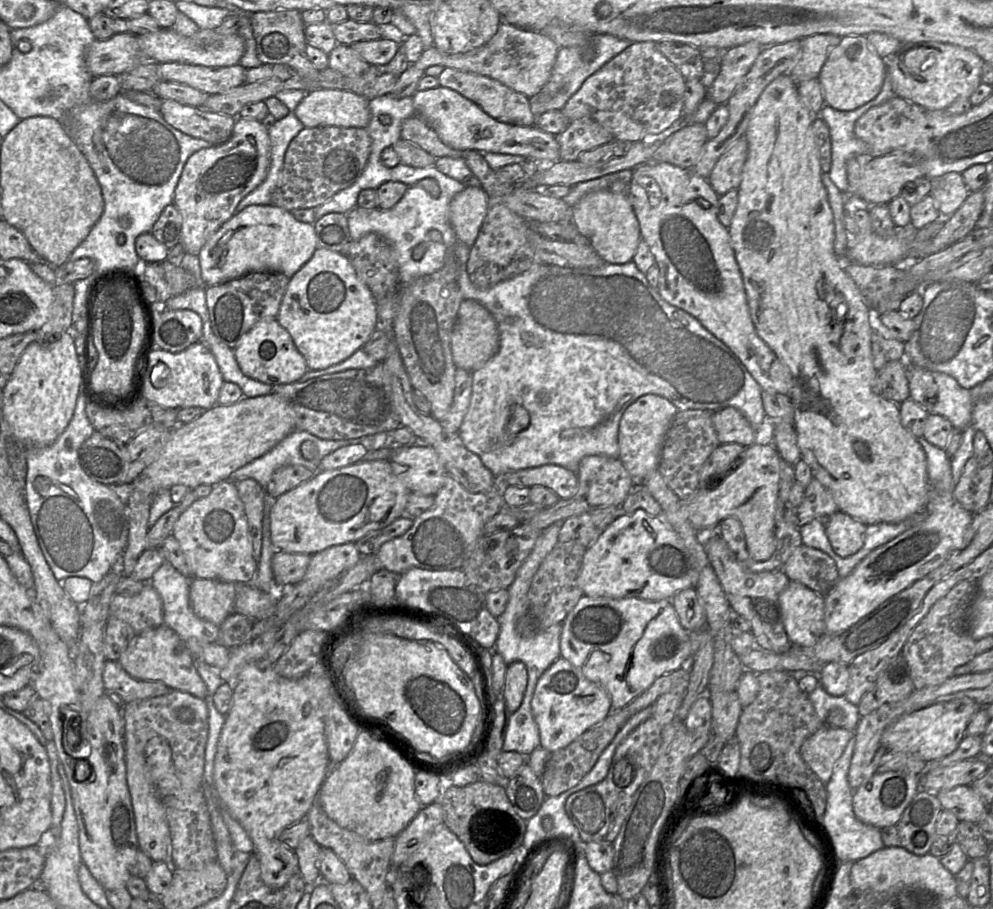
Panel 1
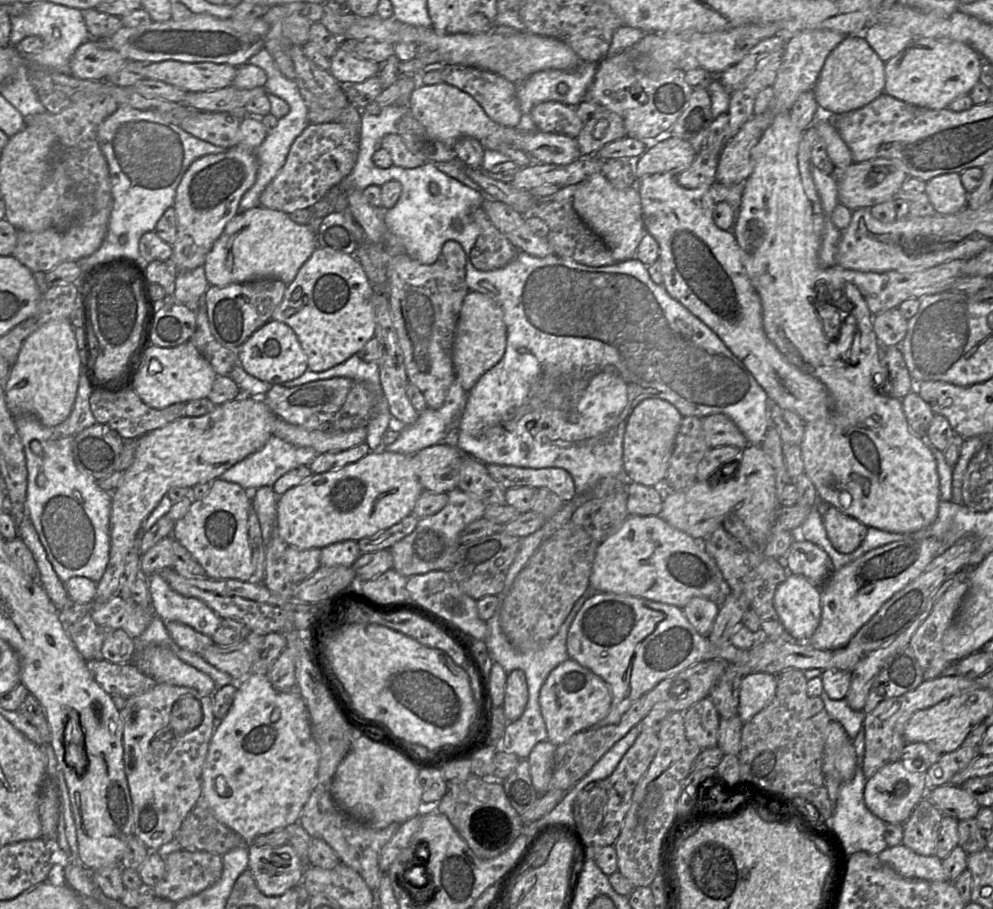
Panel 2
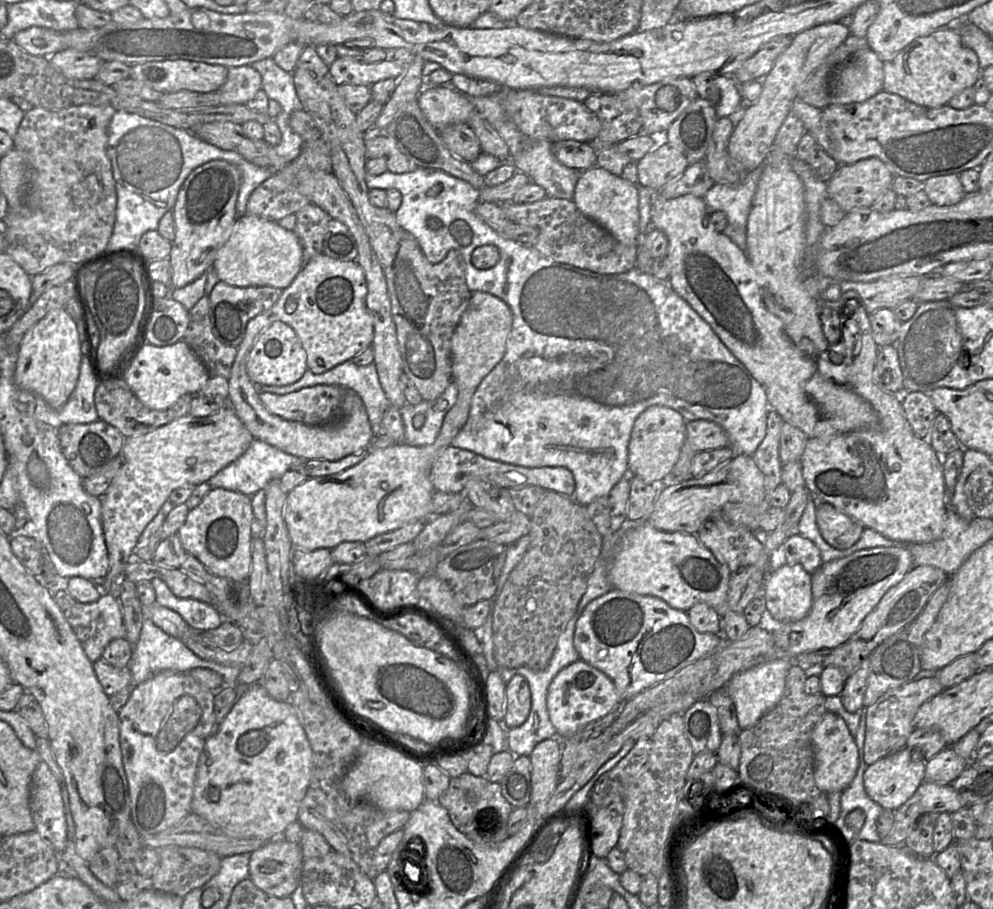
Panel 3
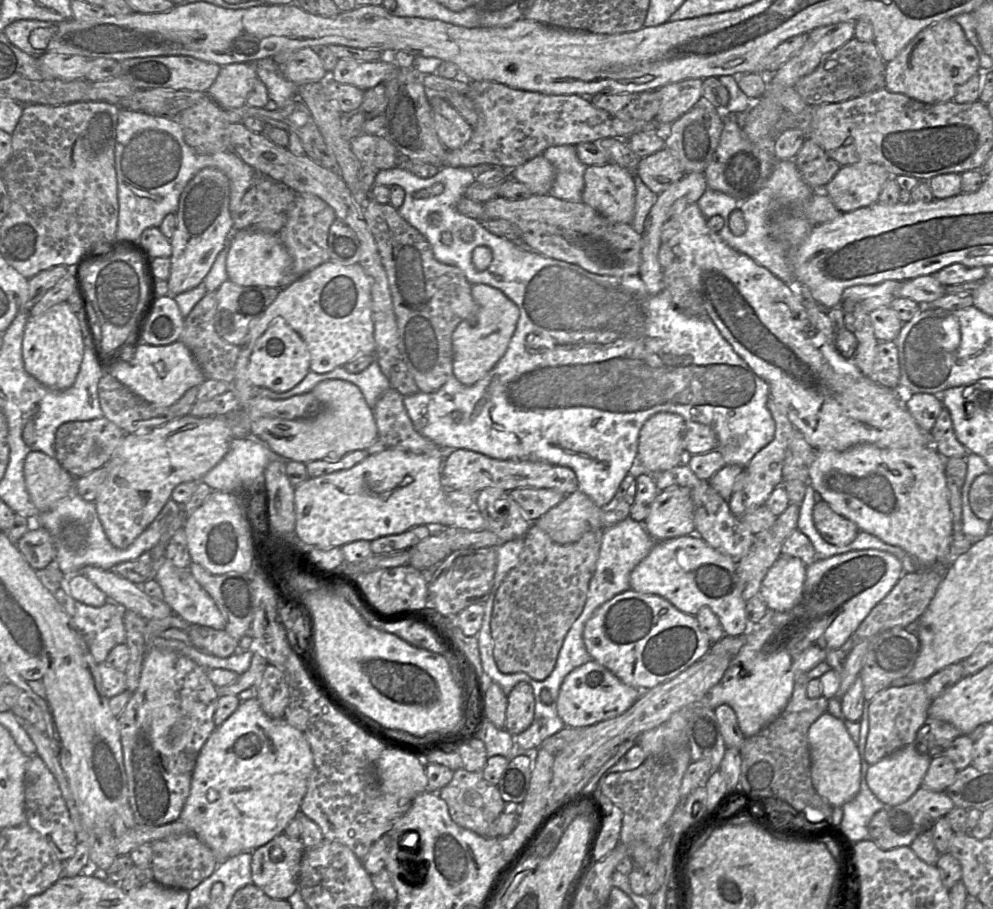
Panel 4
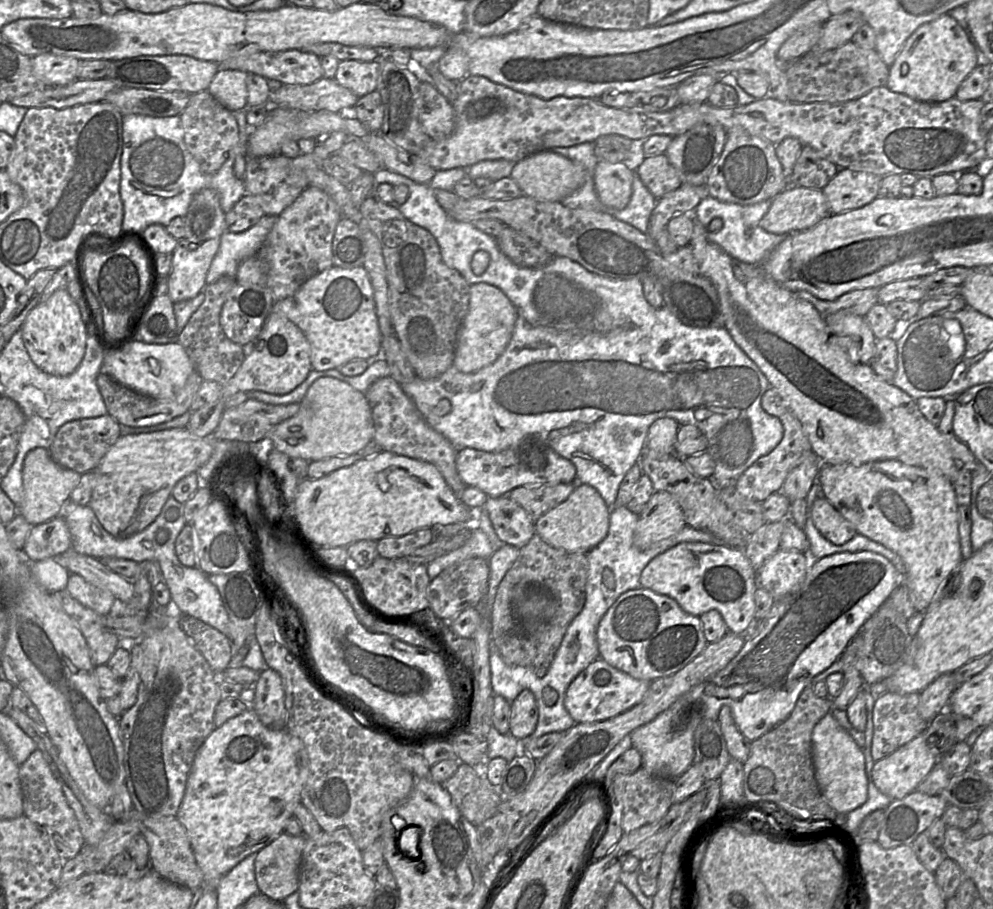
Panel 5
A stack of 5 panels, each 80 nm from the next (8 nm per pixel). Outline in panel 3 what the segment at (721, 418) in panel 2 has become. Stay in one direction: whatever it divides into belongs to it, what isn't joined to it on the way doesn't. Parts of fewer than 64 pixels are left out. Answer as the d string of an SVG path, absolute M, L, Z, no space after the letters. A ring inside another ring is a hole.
M702 419L687 422L686 440L696 453L729 446L724 429L713 421Z

